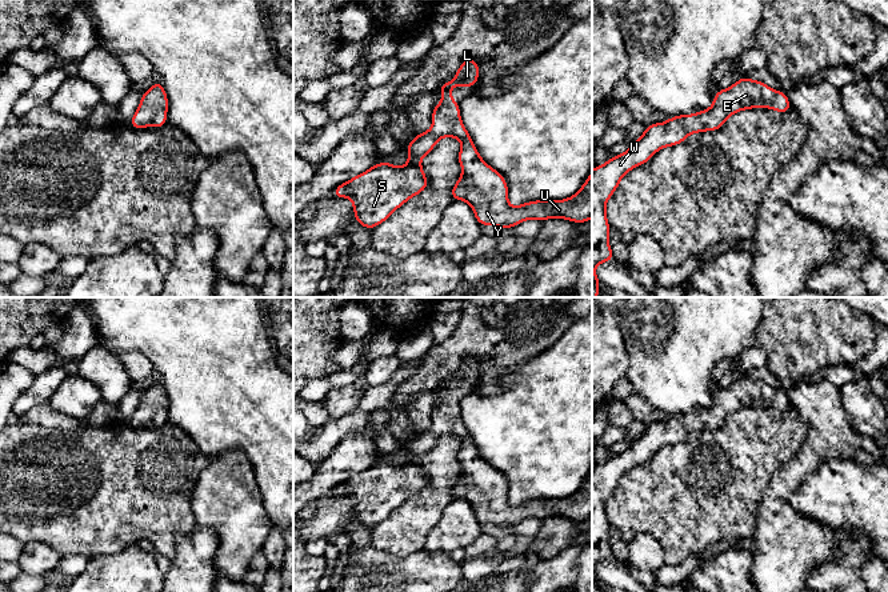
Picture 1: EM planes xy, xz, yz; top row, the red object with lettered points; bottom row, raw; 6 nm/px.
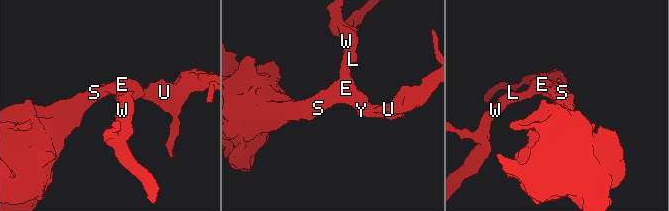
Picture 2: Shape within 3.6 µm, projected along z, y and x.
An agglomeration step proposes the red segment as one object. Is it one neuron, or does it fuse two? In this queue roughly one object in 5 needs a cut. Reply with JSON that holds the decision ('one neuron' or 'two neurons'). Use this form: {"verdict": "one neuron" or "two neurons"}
{"verdict": "one neuron"}

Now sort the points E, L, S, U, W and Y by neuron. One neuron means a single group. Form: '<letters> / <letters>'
E L S U W Y

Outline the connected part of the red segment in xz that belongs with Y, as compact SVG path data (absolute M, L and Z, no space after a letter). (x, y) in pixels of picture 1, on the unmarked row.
M465 356L455 377L440 383L443 399L433 404L432 427L417 432L408 441L408 461L404 465L395 465L388 460L375 463L332 489L337 497L352 499L356 521L373 528L405 500L421 492L428 485L428 477L420 464L421 457L441 436L456 436L461 440L457 459L463 471L452 485L451 495L453 499L467 500L480 524L509 528L531 517L565 517L576 523L592 517L592 469L581 487L565 499L536 499L519 505L508 501L504 475L480 456L463 424L459 401L451 396L452 385L475 385L477 379L479 361Z

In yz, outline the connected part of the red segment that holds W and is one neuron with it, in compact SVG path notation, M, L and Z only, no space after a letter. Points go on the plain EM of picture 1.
M743 375L729 387L719 388L711 407L647 424L644 432L628 449L592 468L592 592L600 592L601 581L595 572L596 564L615 559L608 540L611 525L605 504L624 473L635 465L648 461L659 448L675 445L691 432L717 429L733 412L759 405L787 412L791 408L791 401L785 391L773 389L760 379Z

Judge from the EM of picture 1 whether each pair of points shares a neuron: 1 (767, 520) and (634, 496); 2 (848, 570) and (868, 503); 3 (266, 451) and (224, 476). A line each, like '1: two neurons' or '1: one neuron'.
1: two neurons
2: two neurons
3: two neurons

